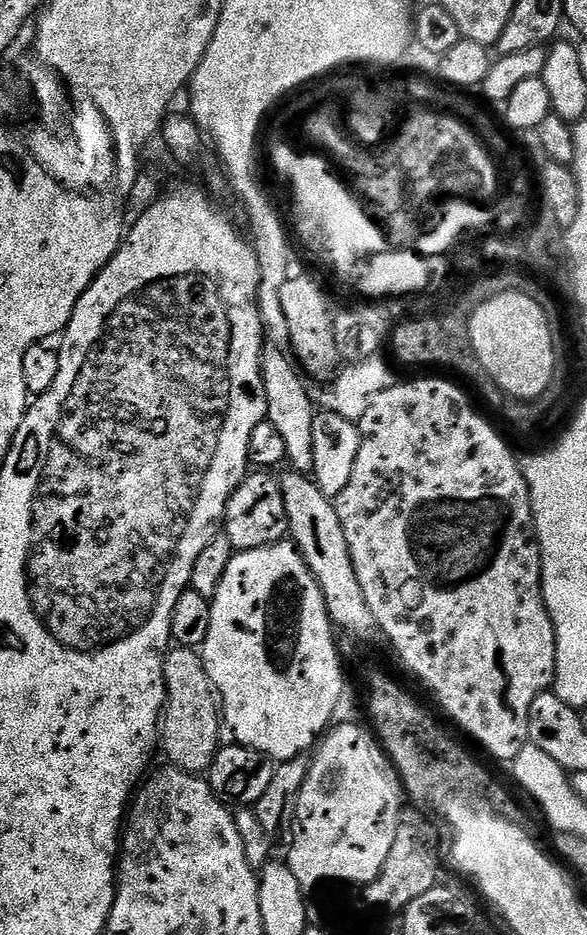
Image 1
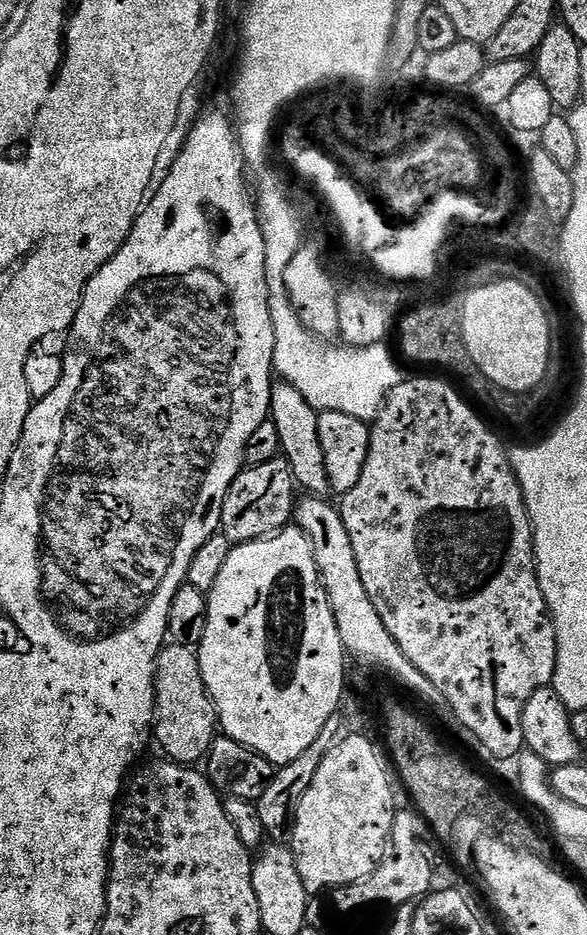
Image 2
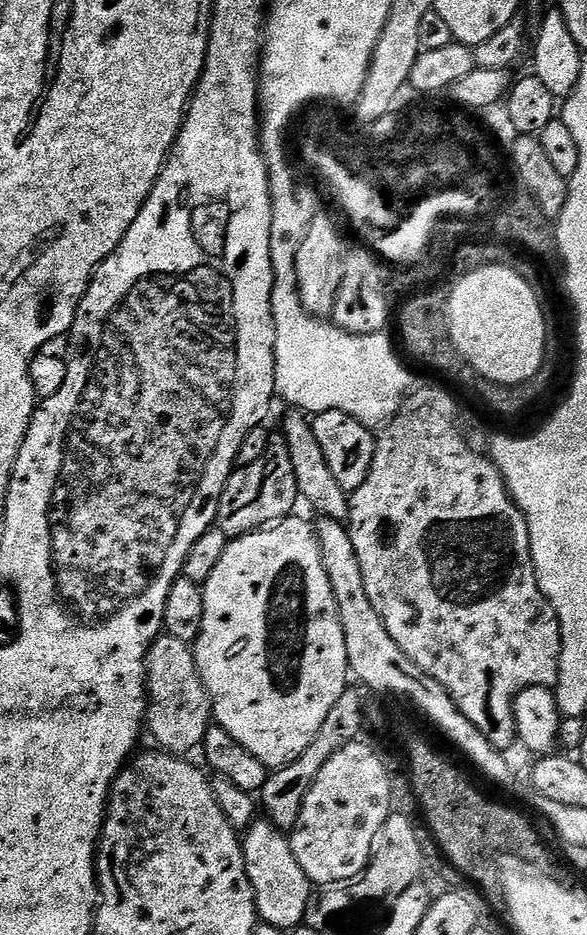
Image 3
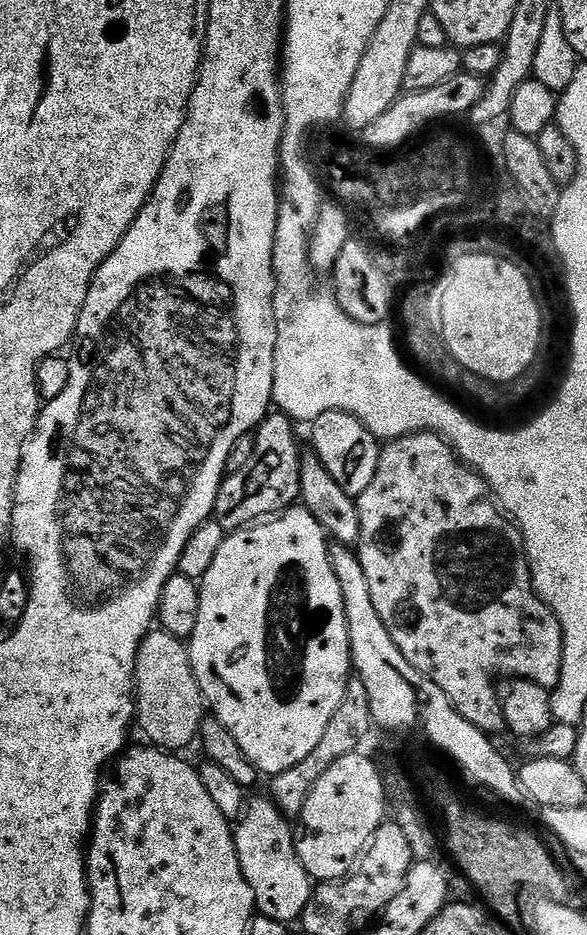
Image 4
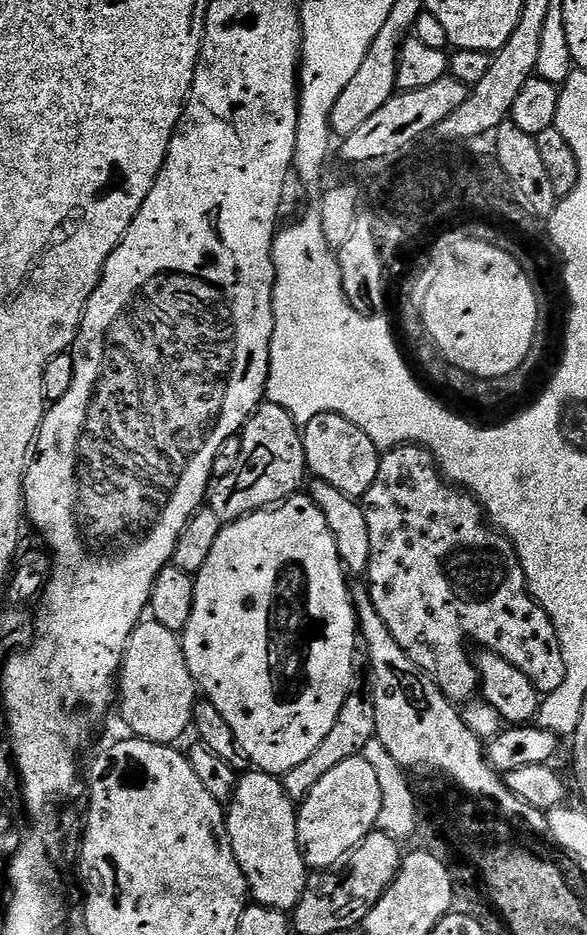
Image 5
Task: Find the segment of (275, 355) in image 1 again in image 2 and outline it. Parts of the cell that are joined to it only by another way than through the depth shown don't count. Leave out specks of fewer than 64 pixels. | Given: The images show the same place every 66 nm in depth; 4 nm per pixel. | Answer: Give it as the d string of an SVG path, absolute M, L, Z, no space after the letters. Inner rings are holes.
M273 383L270 418L278 430L282 459L292 471L292 479L297 489L305 488L312 498L324 498L332 492L330 478L326 474L326 460L322 455L322 442L318 442L318 412L294 390L292 384Z

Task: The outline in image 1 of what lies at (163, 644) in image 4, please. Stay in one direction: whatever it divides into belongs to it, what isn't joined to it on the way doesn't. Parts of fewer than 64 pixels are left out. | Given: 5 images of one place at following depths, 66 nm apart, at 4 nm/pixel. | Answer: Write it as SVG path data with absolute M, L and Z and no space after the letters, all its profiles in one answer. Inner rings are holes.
M173 647L164 660L164 677L168 701L162 717L162 752L168 755L171 767L193 774L207 773L222 747L222 708L206 674L203 655L194 648Z

